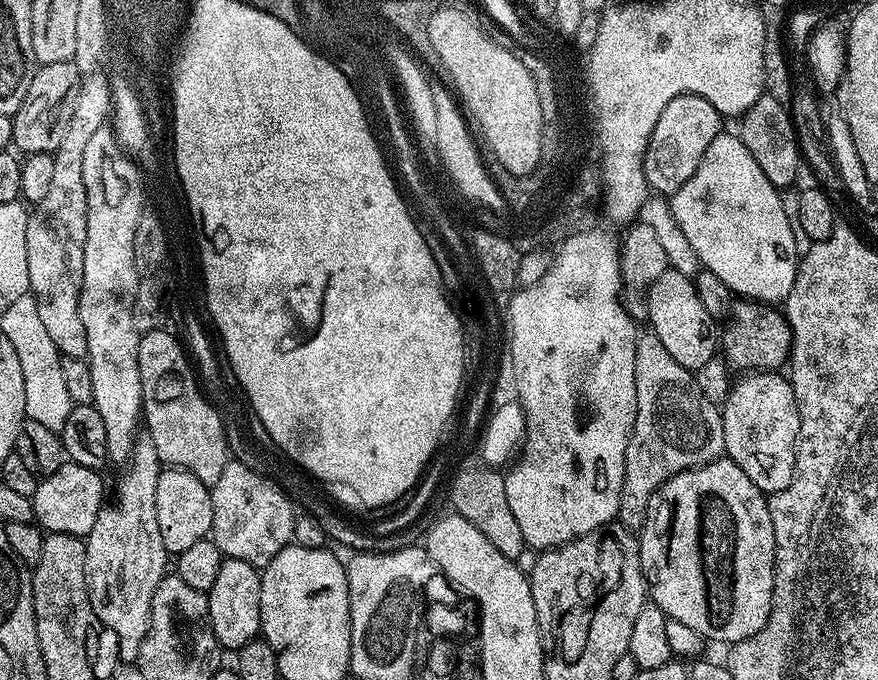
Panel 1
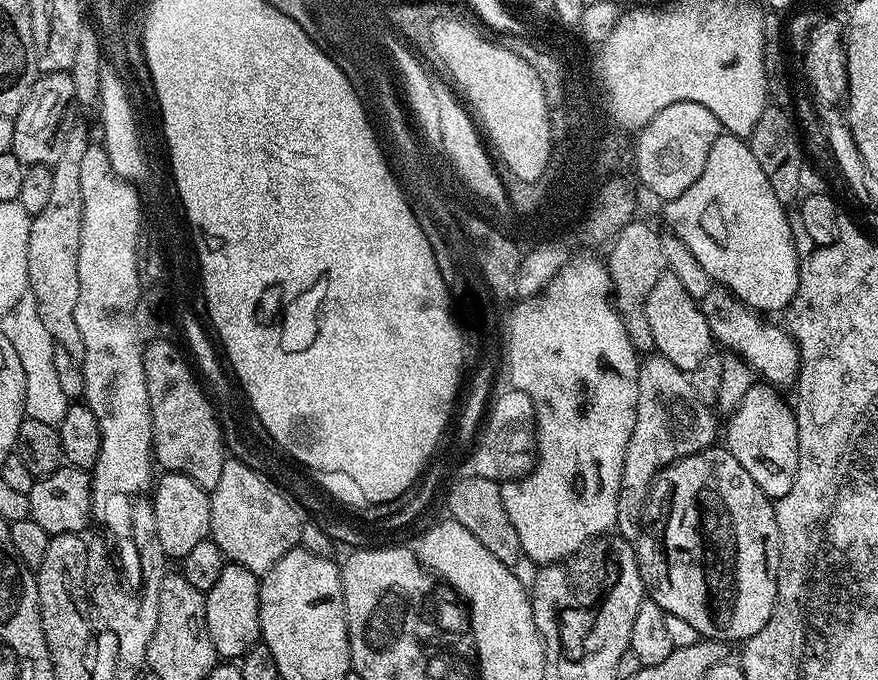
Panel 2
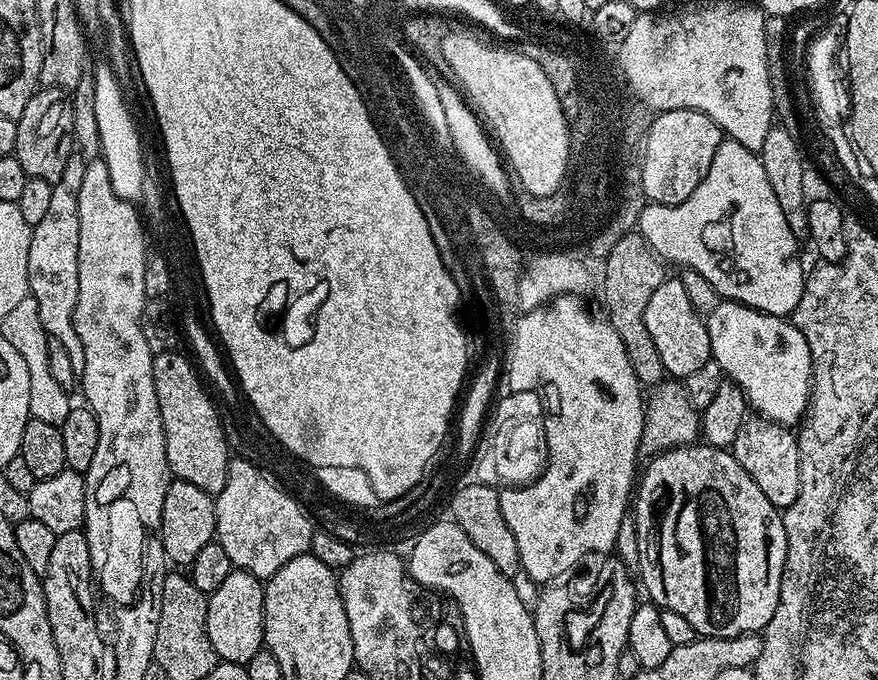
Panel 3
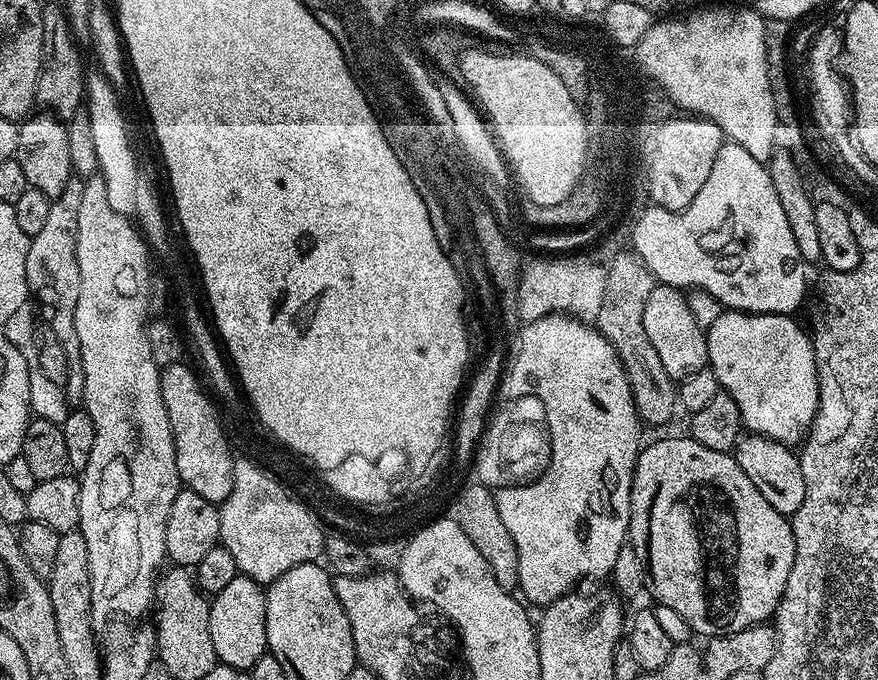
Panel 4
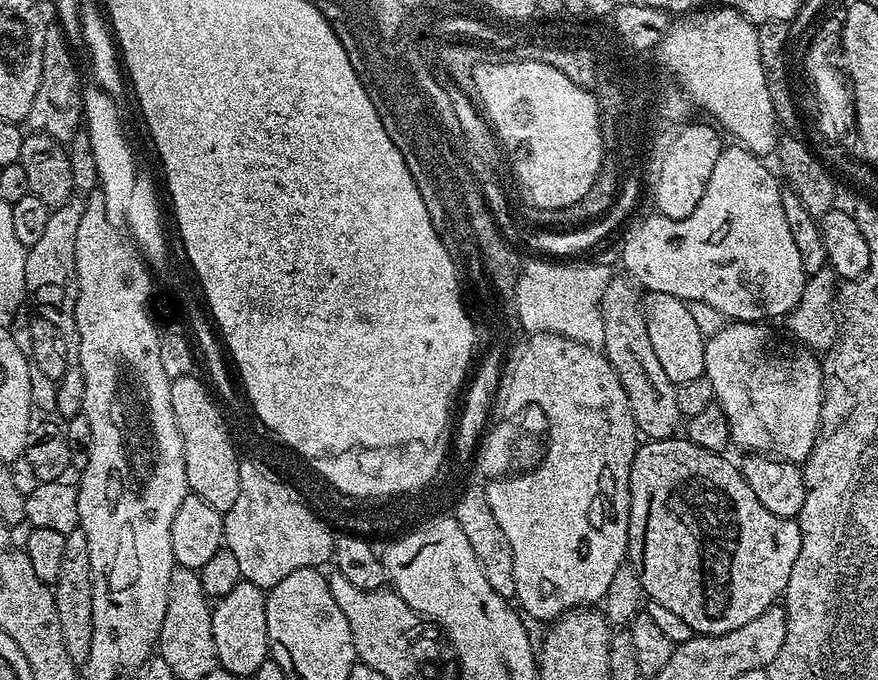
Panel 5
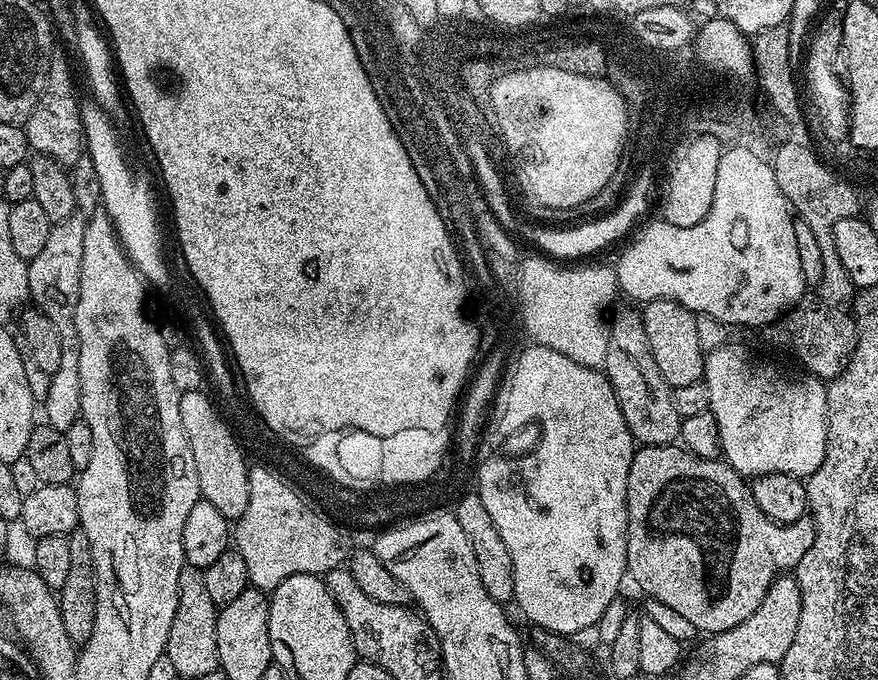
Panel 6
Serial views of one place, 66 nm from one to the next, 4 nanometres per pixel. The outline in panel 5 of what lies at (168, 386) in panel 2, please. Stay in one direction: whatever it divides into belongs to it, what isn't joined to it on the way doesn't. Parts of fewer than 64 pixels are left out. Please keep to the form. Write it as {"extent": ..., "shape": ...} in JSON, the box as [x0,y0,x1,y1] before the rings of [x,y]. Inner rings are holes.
{"extent":[170,375,241,514],"shape":[[[199,375],[183,376],[172,381],[170,406],[174,406],[174,422],[182,434],[186,454],[186,480],[191,495],[210,502],[221,514],[230,510],[238,499],[238,474],[241,457],[236,456],[238,445],[228,430],[225,414],[209,385],[199,380]]]}

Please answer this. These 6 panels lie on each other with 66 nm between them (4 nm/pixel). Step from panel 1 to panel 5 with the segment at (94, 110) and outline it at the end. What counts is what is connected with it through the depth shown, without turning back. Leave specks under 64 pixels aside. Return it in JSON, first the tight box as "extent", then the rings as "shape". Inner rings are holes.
{"extent":[25,195,86,422],"shape":[[[73,195],[60,208],[49,211],[46,227],[38,242],[27,249],[25,290],[30,300],[36,303],[35,311],[54,326],[62,334],[62,342],[66,342],[66,374],[56,385],[55,415],[67,422],[81,415],[86,398],[86,382],[82,378],[82,358],[80,357],[80,335],[76,329],[76,303],[78,302],[78,270],[74,258],[74,241],[78,239],[78,225],[82,222],[82,210],[85,197]]]}

